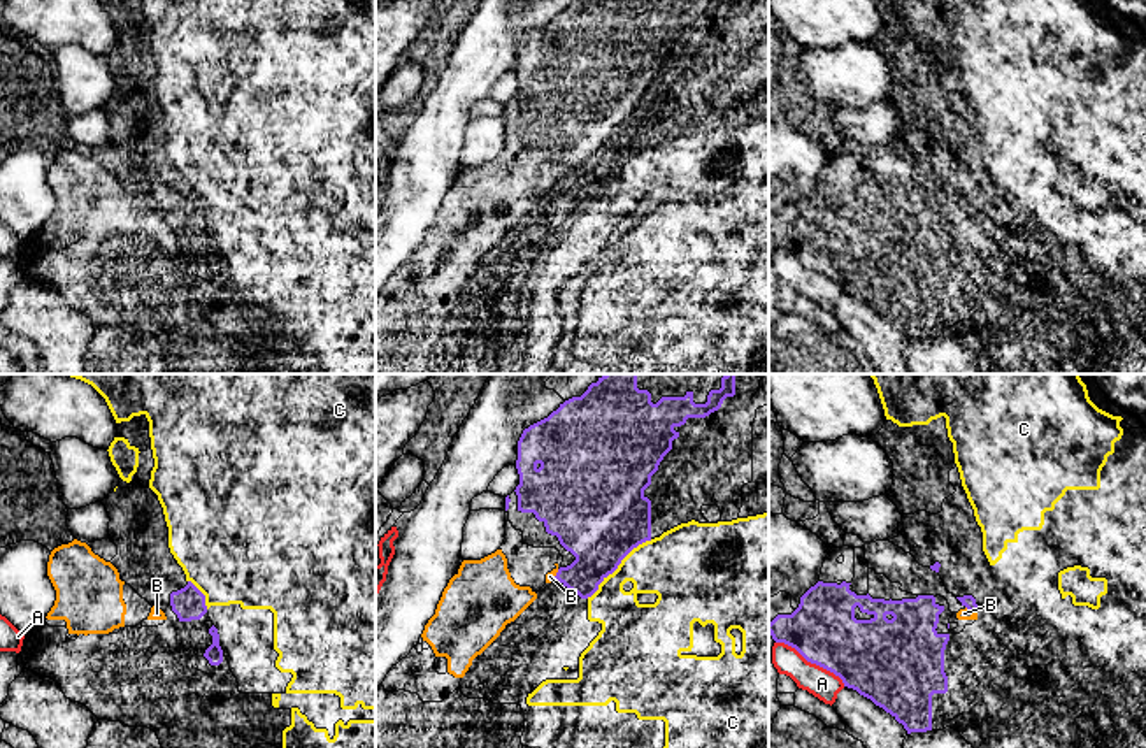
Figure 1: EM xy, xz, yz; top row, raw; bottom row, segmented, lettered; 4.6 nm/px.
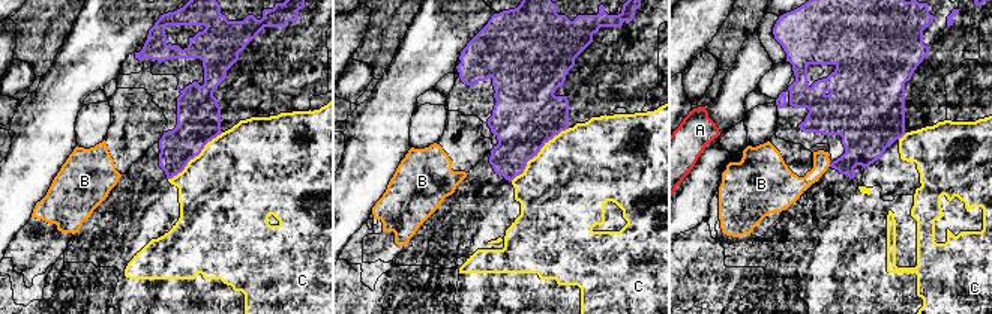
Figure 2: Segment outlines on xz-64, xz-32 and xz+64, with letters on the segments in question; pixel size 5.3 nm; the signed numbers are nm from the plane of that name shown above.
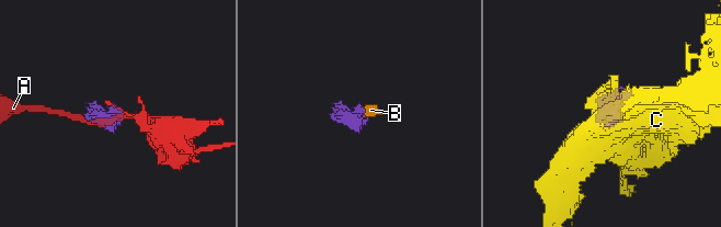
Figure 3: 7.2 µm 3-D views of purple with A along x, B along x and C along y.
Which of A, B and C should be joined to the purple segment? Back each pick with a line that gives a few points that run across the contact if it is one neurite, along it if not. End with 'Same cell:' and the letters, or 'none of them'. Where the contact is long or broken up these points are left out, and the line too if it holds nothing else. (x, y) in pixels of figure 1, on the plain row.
B: Line: yz (967, 208), (971, 216), (964, 220)
Same cell: B

